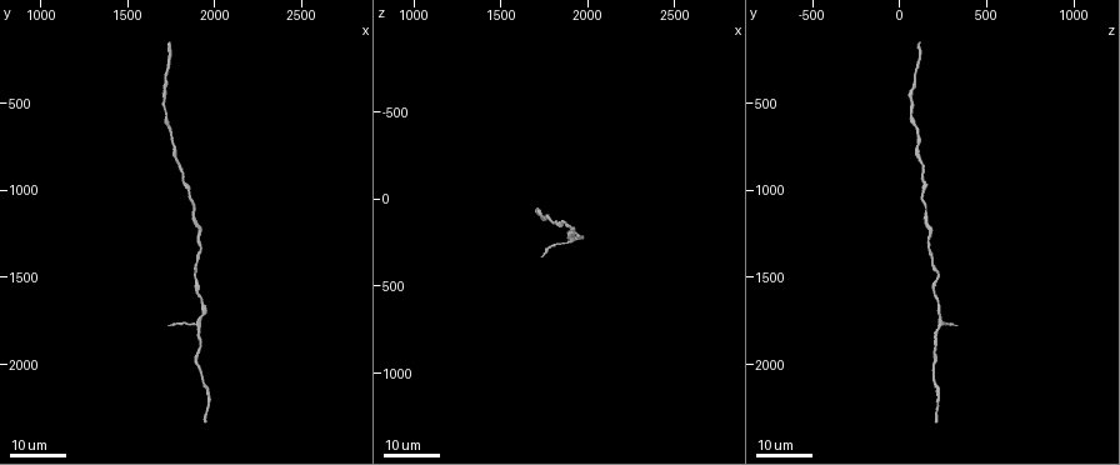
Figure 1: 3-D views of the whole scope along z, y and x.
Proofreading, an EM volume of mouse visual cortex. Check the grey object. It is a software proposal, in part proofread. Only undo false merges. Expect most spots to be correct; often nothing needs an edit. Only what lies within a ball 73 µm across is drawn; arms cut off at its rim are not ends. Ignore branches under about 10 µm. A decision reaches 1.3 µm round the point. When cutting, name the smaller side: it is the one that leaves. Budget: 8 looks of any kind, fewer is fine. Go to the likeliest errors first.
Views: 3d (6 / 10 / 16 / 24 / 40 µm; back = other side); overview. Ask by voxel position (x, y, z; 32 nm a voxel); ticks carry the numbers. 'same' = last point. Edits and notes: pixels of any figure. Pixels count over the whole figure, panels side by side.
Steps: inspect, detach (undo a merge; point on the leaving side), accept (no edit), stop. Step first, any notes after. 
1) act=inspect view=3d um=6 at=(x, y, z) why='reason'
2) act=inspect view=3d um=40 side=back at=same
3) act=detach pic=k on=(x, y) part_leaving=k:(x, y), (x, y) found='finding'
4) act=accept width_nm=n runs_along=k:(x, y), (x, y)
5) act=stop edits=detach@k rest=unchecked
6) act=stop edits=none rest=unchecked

act=inspect view=3d um=24 at=(1900, 1240, 180)

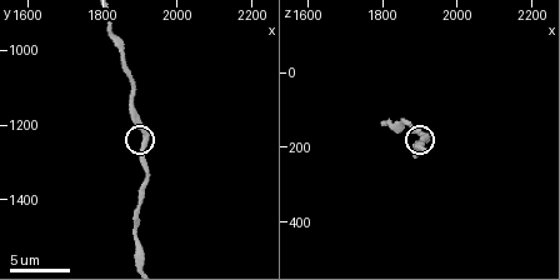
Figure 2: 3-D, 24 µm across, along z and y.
act=inspect view=3d um=10 at=same

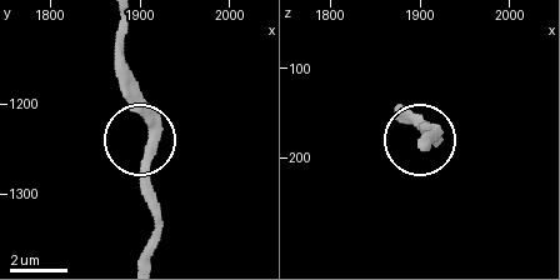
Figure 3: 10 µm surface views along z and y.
act=accept side_arm_um=39 found='all the same cell'

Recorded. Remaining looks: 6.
act=inspect view=3d um=24 at=(1900, 1780, 220) why='side arm on a straight run'

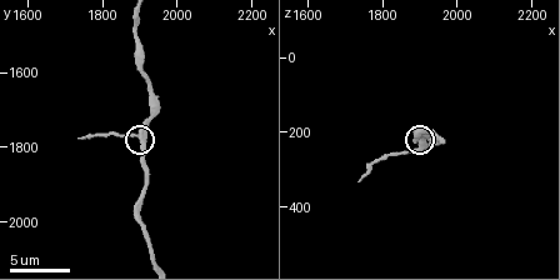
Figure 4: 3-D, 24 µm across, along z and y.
act=inspect view=3d um=6 at=(1910, 1790, 230)

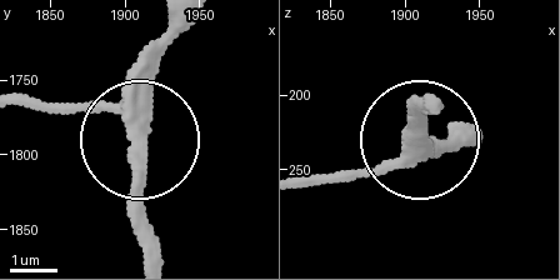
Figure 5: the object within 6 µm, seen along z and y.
act=accept runs_along=5:(173, 20), (136, 151), (136, 243) found='continuous, no second cell'

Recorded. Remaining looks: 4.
act=inspect view=3d um=16 at=(1720, 620, 80) why='calibre changes'

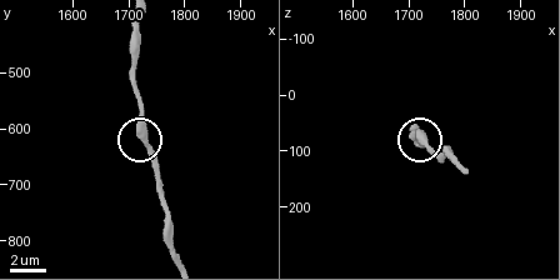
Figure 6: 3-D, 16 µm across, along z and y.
act=inspect view=3d um=6 at=(1735, 635, 95)

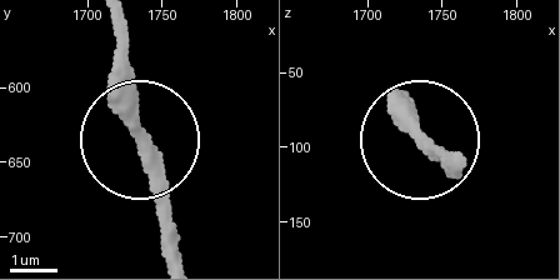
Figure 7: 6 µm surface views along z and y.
act=inspect view=3d um=6 side=back at=(1738, 638, 96)

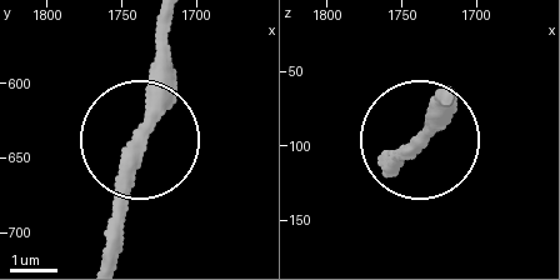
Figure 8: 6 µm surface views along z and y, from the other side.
act=accept runs_along=8:(105, 259), (160, 20) found='all the same cell'

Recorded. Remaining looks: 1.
act=stop edits=none rest=unchecked

